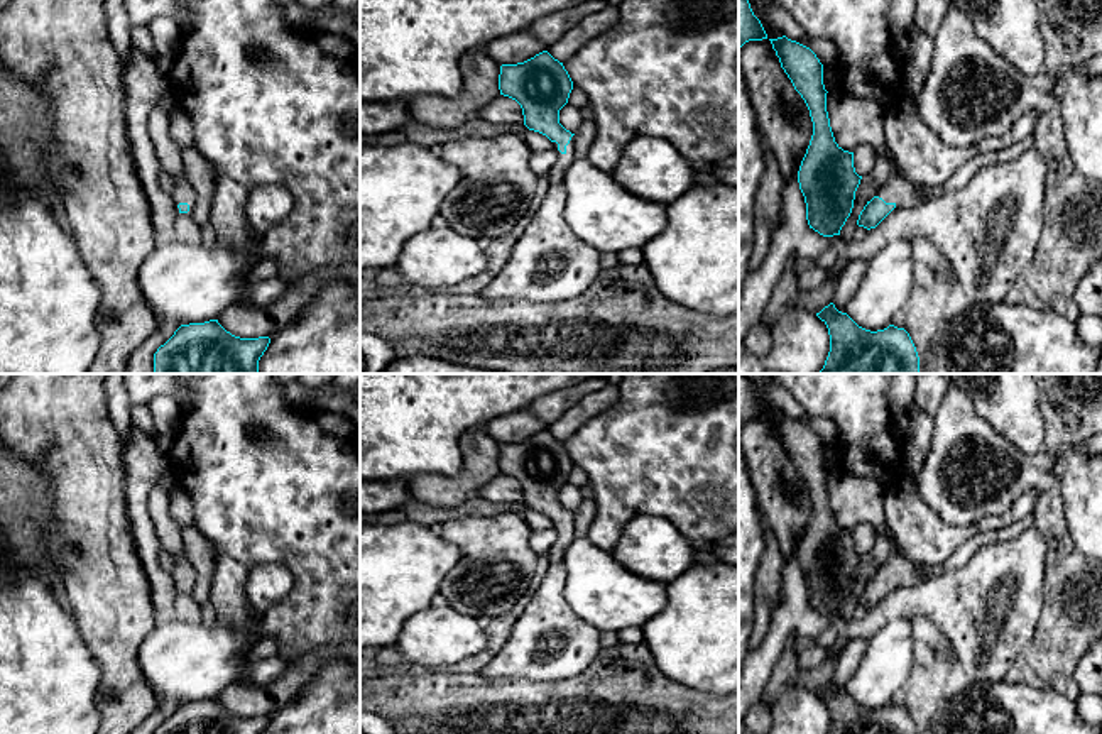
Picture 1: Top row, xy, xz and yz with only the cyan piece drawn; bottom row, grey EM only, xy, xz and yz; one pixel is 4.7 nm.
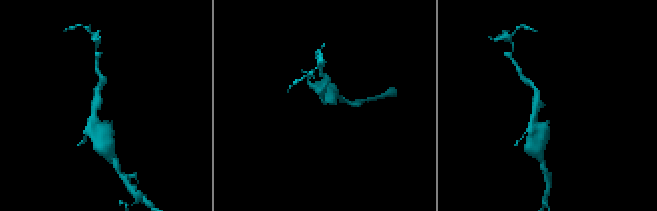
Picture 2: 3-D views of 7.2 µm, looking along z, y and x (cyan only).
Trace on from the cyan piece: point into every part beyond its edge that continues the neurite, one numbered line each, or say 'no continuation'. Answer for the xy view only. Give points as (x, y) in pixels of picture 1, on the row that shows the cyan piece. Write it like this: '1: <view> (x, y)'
1: xy (183, 191)

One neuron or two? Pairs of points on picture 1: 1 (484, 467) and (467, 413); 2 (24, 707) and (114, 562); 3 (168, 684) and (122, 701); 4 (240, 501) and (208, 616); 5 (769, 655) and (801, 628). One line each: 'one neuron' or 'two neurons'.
1: two neurons
2: two neurons
3: two neurons
4: two neurons
5: one neuron

